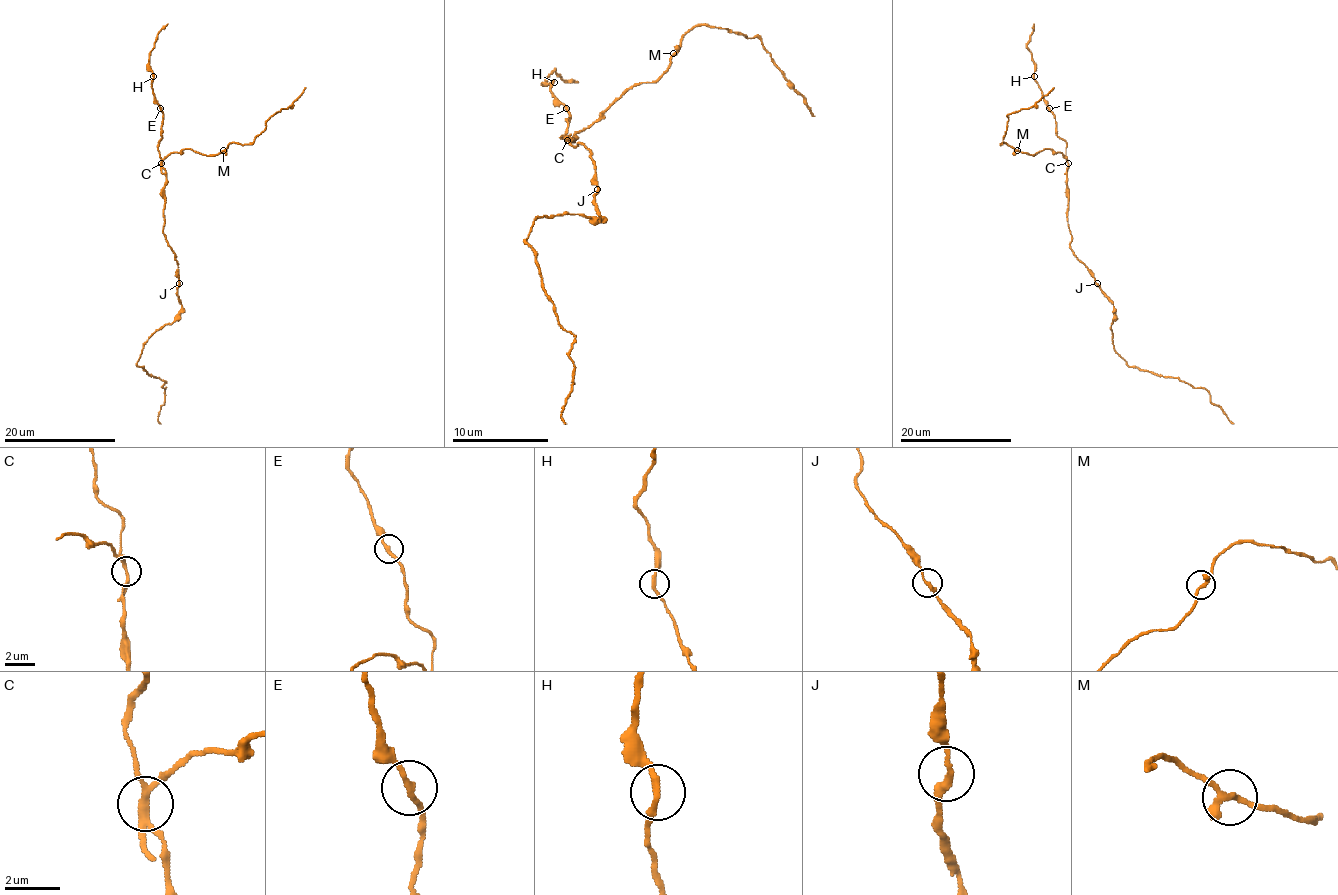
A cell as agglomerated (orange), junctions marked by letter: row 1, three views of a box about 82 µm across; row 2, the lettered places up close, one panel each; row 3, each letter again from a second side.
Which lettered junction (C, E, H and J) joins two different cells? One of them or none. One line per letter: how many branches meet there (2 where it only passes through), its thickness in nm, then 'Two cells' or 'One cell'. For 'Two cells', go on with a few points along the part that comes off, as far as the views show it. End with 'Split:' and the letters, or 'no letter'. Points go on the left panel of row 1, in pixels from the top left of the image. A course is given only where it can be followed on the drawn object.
C: Branches: 4. Thickness 200 nm. Two cells. Course of the part to remove: (162, 163), (169, 155), (184, 149), (212, 155), (232, 142), (250, 143), (271, 115), (286, 108), (306, 87)
E: Branches: 2. Thickness 200 nm. One cell
H: Branches: 2. Thickness 220 nm. One cell
J: Branches: 2. Thickness 220 nm. One cell
Split: C

